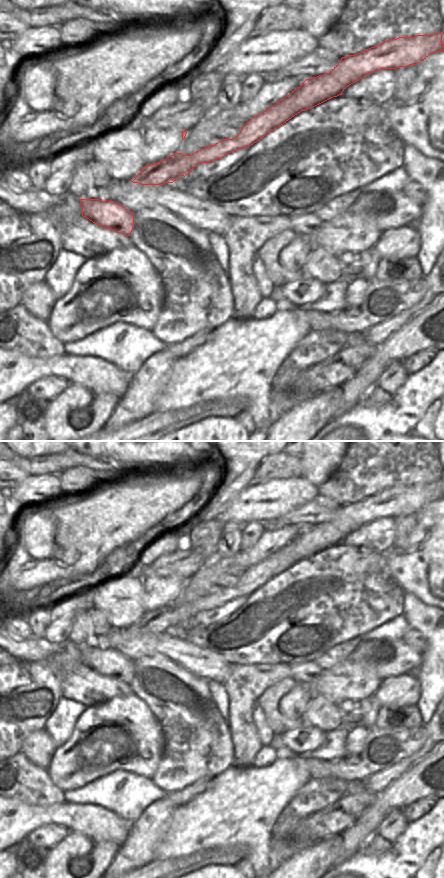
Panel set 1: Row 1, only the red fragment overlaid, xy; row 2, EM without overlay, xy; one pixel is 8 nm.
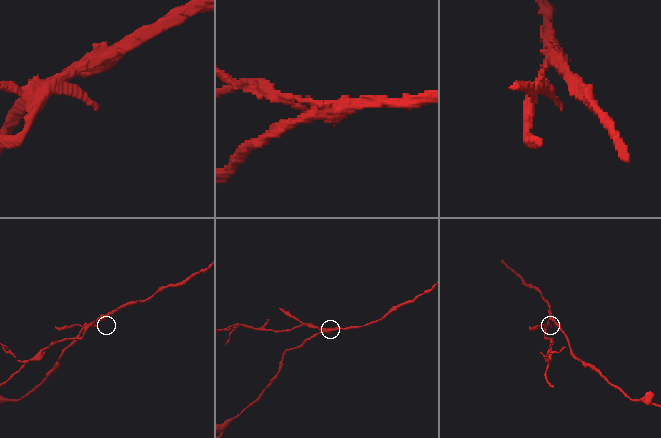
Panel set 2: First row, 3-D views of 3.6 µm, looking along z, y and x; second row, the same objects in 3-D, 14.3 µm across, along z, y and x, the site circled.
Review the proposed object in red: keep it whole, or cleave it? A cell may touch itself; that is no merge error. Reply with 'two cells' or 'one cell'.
two cells

